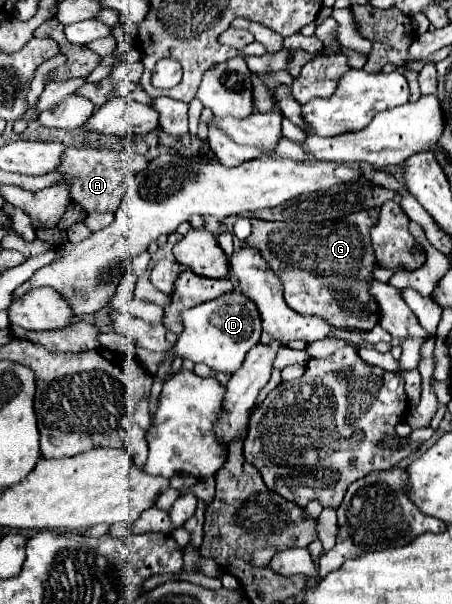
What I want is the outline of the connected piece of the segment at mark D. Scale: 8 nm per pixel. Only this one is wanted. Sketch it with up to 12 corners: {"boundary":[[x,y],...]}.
{"boundary":[[238,290],[182,310],[170,356],[236,372],[262,320]]}

